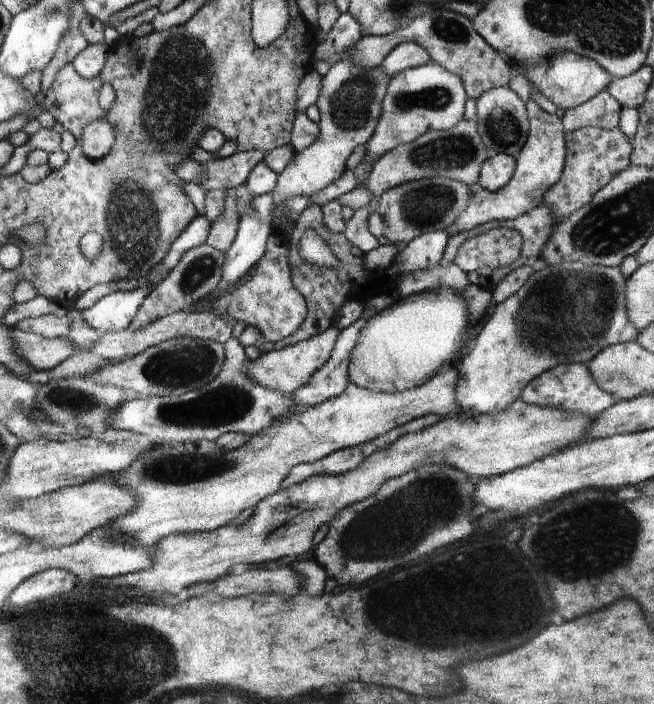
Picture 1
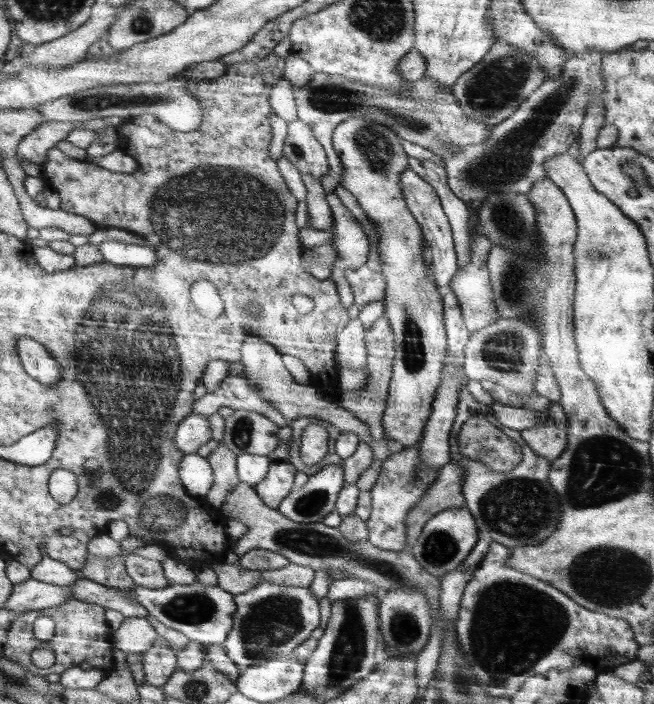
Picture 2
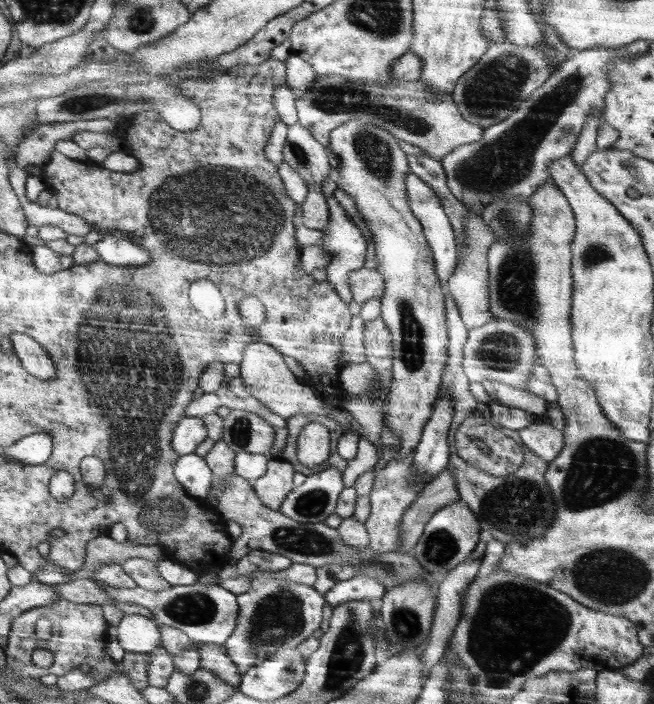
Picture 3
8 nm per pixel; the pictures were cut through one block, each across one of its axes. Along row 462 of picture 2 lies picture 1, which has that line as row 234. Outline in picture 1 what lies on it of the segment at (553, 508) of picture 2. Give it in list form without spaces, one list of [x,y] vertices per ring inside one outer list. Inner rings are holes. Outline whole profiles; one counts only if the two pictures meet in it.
[[[546,201],[542,202],[540,206],[532,209],[531,211],[523,212],[522,215],[516,217],[515,219],[501,220],[499,224],[497,221],[490,220],[490,222],[467,230],[466,232],[461,232],[457,235],[450,235],[449,242],[445,248],[445,255],[442,257],[441,265],[443,267],[450,267],[451,264],[455,262],[456,256],[458,256],[457,253],[460,252],[460,248],[462,248],[467,239],[472,239],[475,236],[483,235],[485,232],[492,231],[497,226],[500,226],[507,229],[512,229],[518,232],[518,234],[521,234],[521,237],[523,238],[523,247],[521,248],[521,253],[518,260],[503,267],[492,268],[490,266],[480,266],[480,268],[468,271],[467,277],[470,285],[478,286],[479,288],[492,292],[493,290],[496,290],[496,285],[498,286],[500,281],[515,268],[518,268],[519,266],[537,266],[542,257],[543,247],[546,246],[547,241],[550,239],[551,231],[554,230],[555,226],[555,214],[553,213],[553,210],[545,204]]]

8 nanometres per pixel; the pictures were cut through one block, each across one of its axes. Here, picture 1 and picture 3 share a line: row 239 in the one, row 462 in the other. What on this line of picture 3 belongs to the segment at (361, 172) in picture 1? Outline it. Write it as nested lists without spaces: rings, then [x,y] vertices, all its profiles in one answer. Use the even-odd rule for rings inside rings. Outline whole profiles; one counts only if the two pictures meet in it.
[[[270,457],[266,474],[252,481],[252,488],[264,505],[278,511],[286,495],[293,489],[294,474],[296,474],[296,469],[292,463]]]

